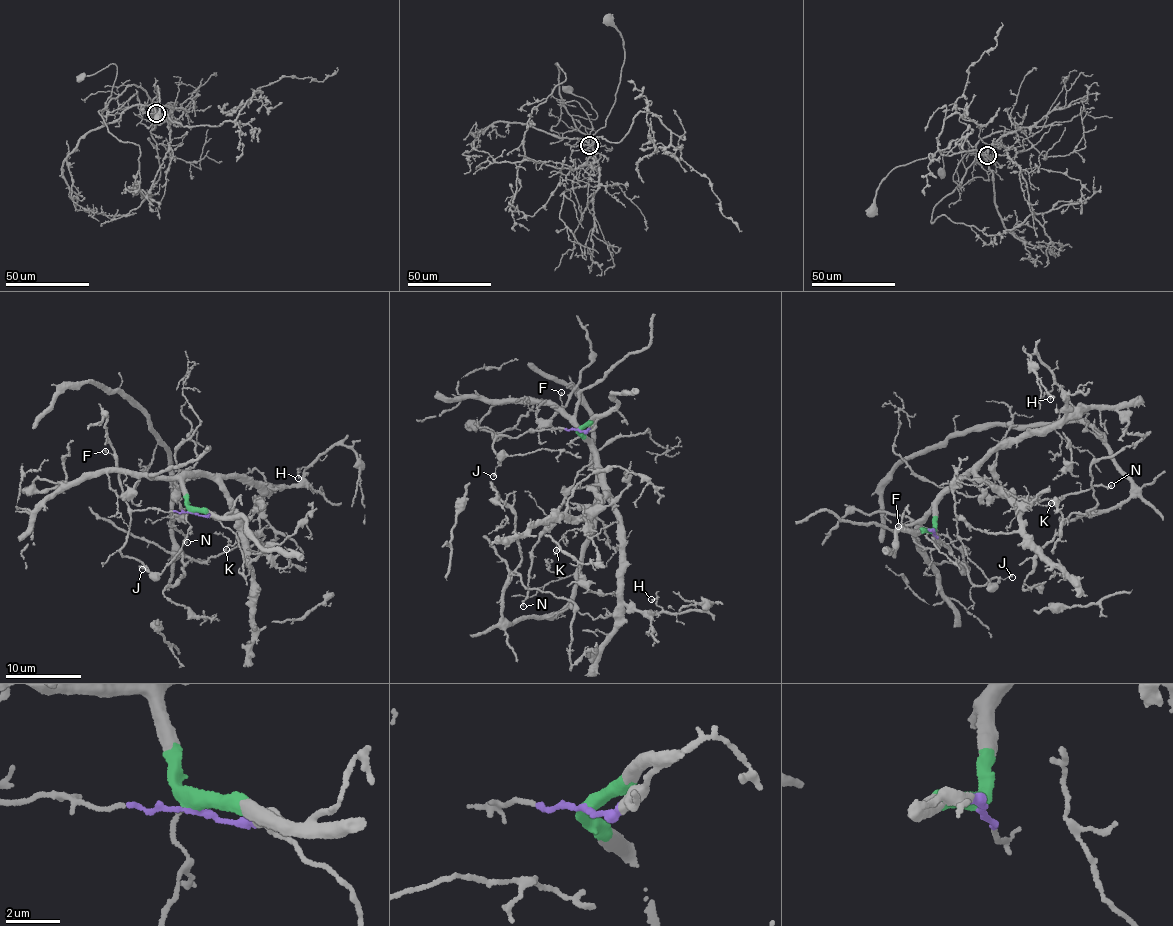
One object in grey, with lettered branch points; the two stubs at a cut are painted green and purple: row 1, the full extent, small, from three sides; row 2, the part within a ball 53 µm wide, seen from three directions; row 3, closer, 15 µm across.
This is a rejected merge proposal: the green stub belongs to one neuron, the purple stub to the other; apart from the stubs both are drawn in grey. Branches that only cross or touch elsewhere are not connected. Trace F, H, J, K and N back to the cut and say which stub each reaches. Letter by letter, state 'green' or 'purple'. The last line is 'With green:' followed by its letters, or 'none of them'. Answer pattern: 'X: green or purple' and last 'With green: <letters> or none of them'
F: purple
H: green
J: purple
K: green
N: green
With green: H, K, N

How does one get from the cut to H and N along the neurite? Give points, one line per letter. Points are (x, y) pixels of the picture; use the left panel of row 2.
H: (192, 511), (187, 475), (238, 477), (267, 494), (298, 483), (304, 469), (298, 470), (298, 479)
N: (192, 511), (184, 480), (198, 475), (181, 484), (177, 497), (184, 508), (170, 522), (187, 541)

